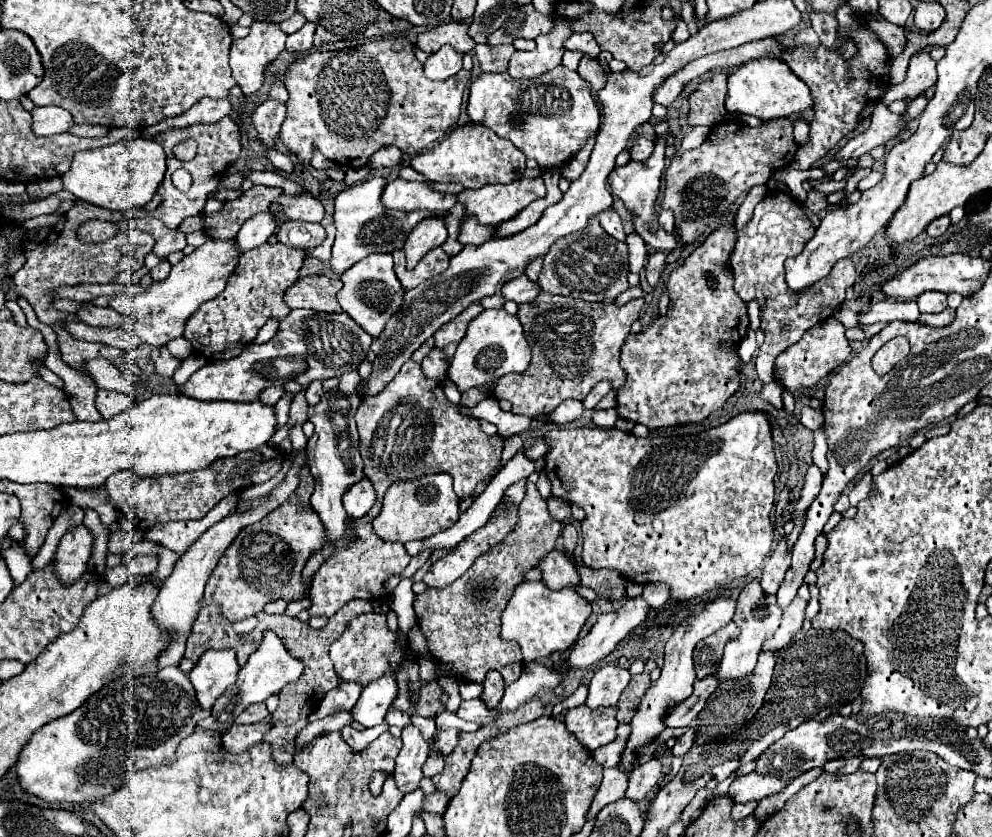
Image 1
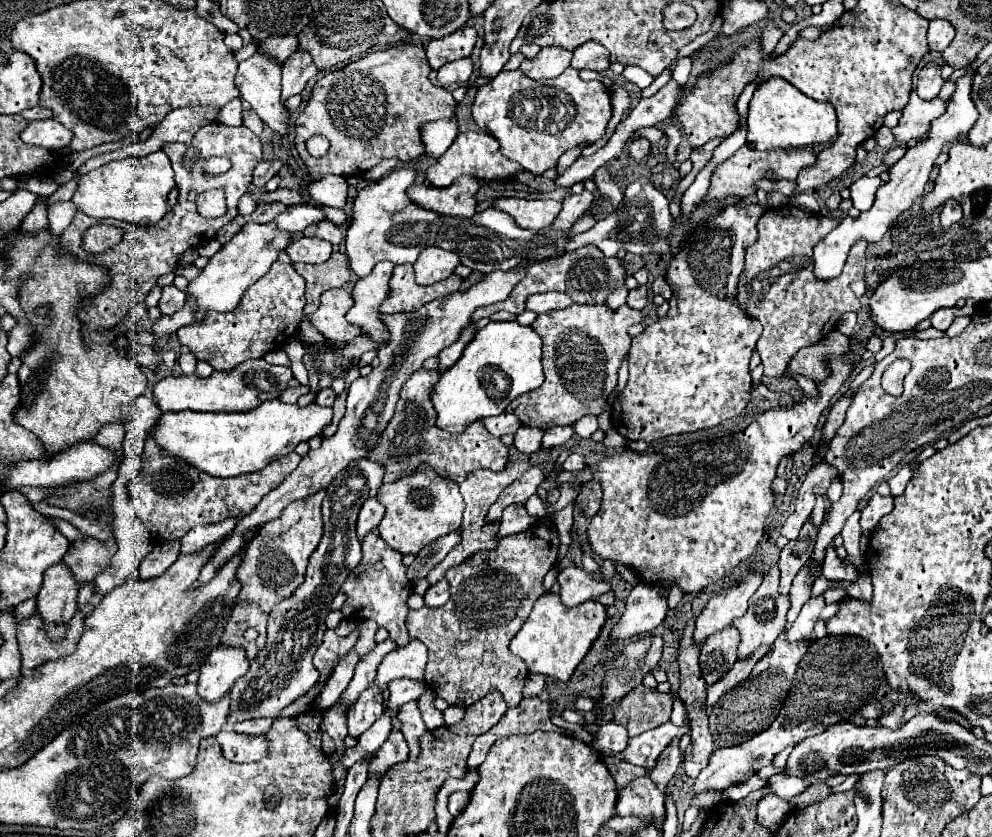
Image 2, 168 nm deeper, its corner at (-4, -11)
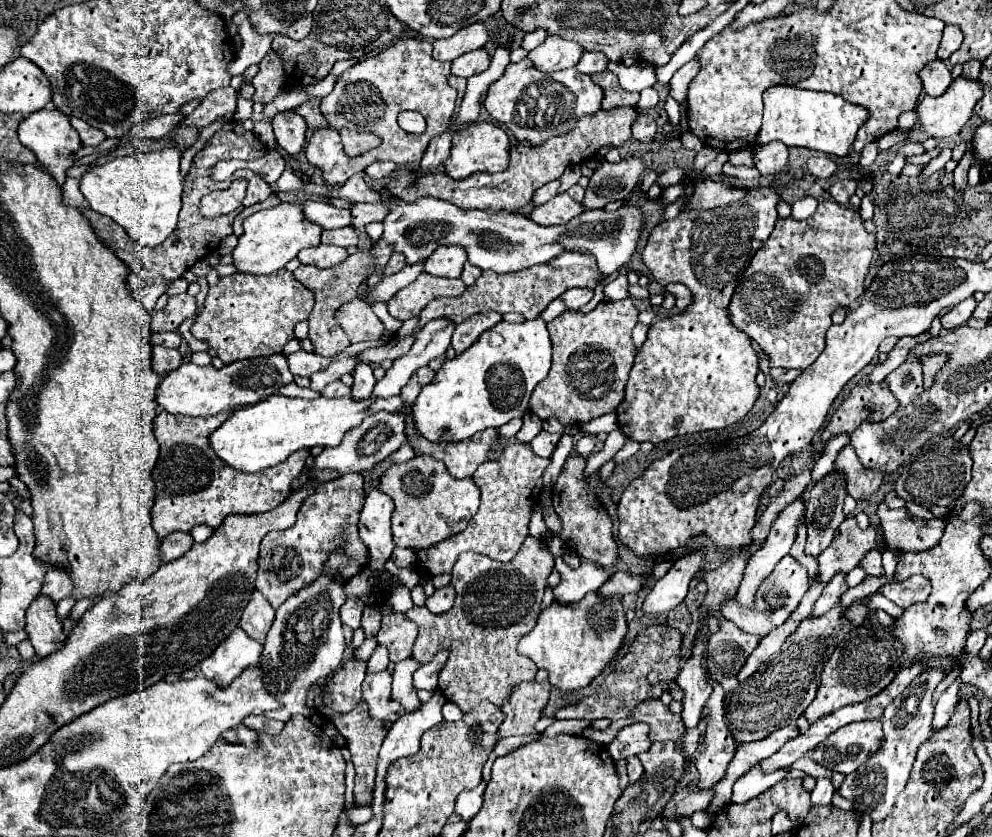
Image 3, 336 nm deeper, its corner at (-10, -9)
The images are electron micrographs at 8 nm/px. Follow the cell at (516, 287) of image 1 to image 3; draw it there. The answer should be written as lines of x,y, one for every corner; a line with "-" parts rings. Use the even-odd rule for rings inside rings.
569,289
567,293
563,293
563,295
559,297
559,301
563,301
567,309
577,311
577,309
581,309
583,305
587,305
587,303
591,301
591,297
593,297
593,291
591,291
591,289

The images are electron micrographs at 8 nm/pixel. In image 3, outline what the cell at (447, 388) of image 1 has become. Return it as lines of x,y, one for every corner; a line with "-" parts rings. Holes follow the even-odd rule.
521,418
511,419
503,427
499,427
499,435
501,437
515,437
515,433
521,429
522,425
523,420

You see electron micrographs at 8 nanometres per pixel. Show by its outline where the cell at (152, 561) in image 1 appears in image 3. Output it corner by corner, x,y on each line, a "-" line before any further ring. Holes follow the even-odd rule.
171,533
161,541
161,561
169,563
183,557
193,545
193,537
189,533

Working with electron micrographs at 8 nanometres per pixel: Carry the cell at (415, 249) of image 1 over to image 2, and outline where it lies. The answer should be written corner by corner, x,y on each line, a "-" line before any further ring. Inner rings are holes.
427,247
421,251
415,267
417,283
421,285
433,285
437,281
447,279
453,269
459,265
459,257
451,251
443,251
439,247

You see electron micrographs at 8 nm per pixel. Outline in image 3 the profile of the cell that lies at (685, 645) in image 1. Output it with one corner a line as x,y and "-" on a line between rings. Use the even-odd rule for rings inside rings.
795,499
775,519
767,541
761,545
761,549
757,549
755,555
751,555
747,563
741,585
735,593
735,601
739,601
741,605
749,605
749,607
755,603
755,593
759,591
761,583
773,573
775,565
789,553
795,541
797,525
803,521
803,511
805,511
803,499

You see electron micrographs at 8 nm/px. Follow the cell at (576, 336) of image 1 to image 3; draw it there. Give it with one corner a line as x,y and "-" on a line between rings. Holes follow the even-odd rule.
631,297
621,301
601,301
593,311
581,313
581,311
565,311
553,321
547,323
547,329
551,333
553,343
553,367
545,381
541,381
531,393
529,411
537,415
539,419
555,417
561,425
581,425
593,417
611,413
617,409
617,405
625,397
625,383
629,379
629,371
633,367
633,343
631,343
631,331
637,325
639,311
635,309

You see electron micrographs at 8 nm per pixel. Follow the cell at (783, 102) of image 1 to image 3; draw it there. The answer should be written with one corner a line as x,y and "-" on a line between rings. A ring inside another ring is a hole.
775,85
763,93
765,113
763,127
757,135
757,145
767,145
771,141
781,141
787,147
807,147
823,153
843,157
849,153
857,129
867,119
867,109
847,103
841,95
805,91
787,85

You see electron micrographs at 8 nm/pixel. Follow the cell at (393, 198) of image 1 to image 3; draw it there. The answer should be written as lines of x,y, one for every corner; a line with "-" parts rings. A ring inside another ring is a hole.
617,107
613,111
599,111
591,117
583,117
577,121
575,129
551,137
539,147
529,147
527,143
517,143
511,147
511,165
503,173
475,173
471,177
465,177
463,181
455,181
447,177
445,173
423,173
417,177
415,187
411,187
411,175
401,175
391,180
385,187
396,197
403,197
405,201
415,201
421,195
439,197
443,201
449,201
461,209
481,209
487,213
495,213
501,209
507,209
515,213
519,207
523,207
527,201
531,201
533,193
543,187
545,183
559,179
563,171
571,165
579,165
583,159
593,159
597,155
597,149
603,145
619,147
627,139
631,139
631,125
637,117
637,111
631,107

